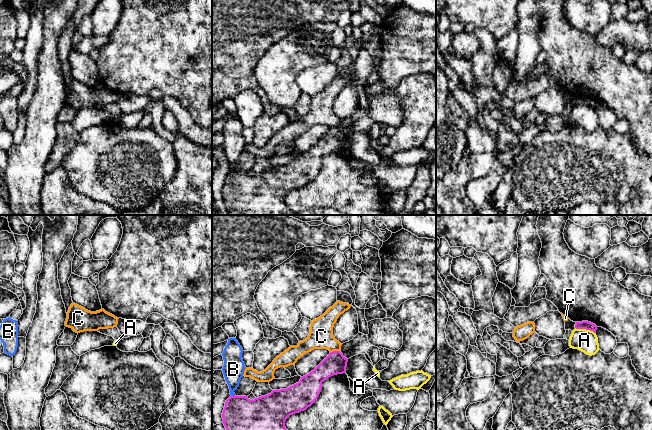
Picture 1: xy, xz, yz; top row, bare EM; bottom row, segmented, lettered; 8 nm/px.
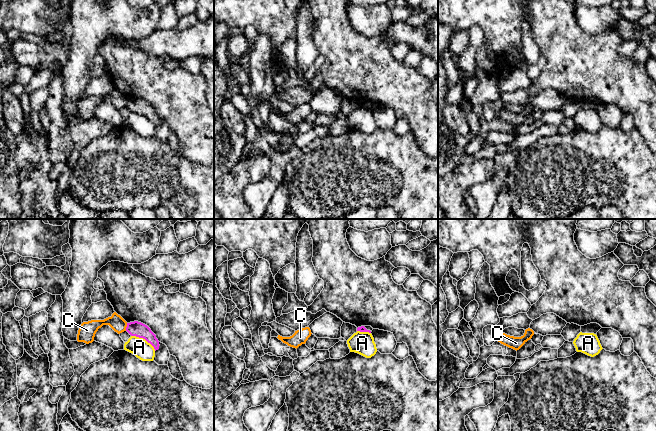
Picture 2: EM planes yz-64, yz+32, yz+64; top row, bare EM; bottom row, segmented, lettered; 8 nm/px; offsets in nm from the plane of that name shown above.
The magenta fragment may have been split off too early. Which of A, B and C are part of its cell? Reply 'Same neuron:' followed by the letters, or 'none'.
Same neuron: none

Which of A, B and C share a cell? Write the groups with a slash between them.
A / B / C

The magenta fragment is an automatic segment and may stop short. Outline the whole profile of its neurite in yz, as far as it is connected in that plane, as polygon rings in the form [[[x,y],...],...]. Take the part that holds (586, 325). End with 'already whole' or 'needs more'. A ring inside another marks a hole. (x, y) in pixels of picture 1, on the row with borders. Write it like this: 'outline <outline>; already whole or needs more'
outline [[[588,321],[576,322],[575,328],[590,330],[590,331],[593,331],[594,333],[596,333],[596,330],[597,330],[597,326]]]; already whole

